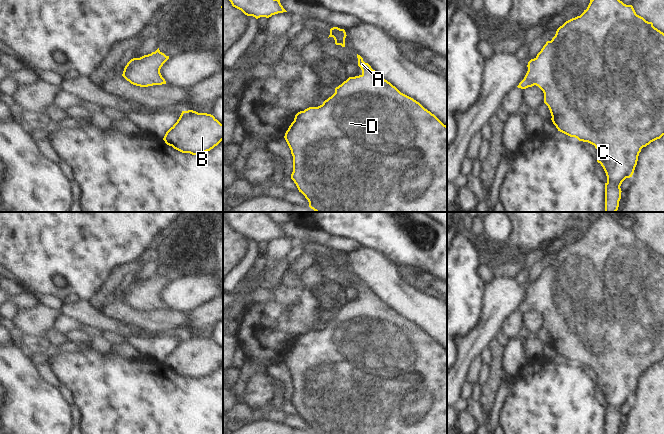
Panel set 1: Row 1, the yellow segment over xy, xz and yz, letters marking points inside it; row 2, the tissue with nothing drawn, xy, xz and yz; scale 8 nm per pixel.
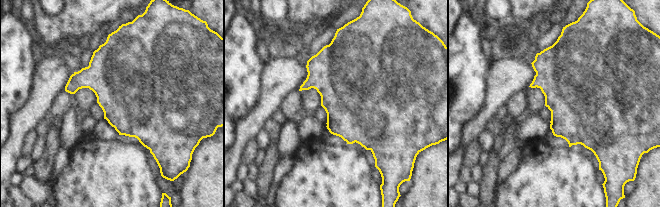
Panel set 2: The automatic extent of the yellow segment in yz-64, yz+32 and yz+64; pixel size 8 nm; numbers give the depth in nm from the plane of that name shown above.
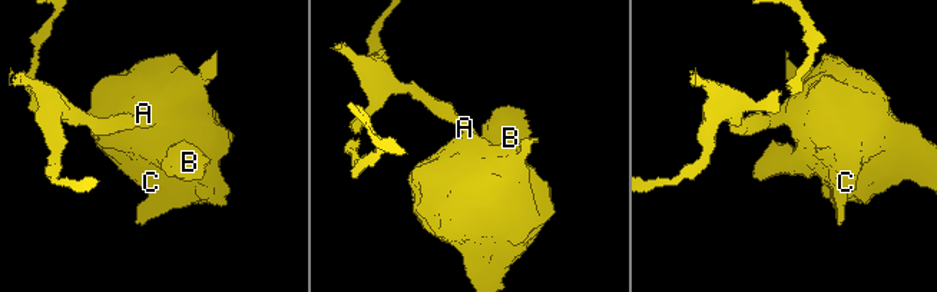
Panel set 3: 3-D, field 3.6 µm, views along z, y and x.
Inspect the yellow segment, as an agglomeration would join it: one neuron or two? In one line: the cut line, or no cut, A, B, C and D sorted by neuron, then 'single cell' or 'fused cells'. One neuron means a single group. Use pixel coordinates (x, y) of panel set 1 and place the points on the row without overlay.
no cut | A B C D | single cell

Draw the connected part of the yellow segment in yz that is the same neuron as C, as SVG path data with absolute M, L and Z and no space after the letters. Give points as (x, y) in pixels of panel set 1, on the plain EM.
M600 215L590 224L587 233L580 240L566 245L557 253L552 264L546 266L537 280L528 286L527 291L528 295L517 311L526 313L538 310L544 317L544 327L548 330L551 344L558 355L595 370L598 377L597 386L601 388L607 400L605 434L618 434L622 416L620 410L626 402L632 401L641 373L664 359L664 257L655 252L652 246L637 239L632 229L624 228L609 215Z

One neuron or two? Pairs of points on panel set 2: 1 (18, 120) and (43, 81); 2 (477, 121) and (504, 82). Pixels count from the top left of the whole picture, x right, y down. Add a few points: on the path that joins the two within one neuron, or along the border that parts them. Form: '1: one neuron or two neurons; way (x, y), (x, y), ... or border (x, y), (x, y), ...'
1: one neuron; way (28, 110), (42, 96), (43, 91)
2: one neuron; way (487, 111), (498, 92)

